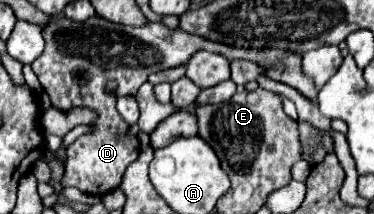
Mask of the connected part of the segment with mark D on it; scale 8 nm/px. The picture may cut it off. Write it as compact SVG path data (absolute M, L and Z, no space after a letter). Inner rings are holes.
M52 16L52 24L48 24L48 28L44 28L44 40L46 40L46 50L44 54L32 62L32 70L38 76L44 92L50 96L50 102L54 108L58 108L60 112L68 112L72 108L90 108L96 112L96 120L92 122L92 132L88 136L80 136L74 144L70 144L68 148L68 160L66 160L66 172L62 178L64 186L74 186L86 194L94 194L94 196L104 196L110 190L114 190L116 186L120 186L122 176L126 172L126 168L136 160L138 152L140 152L140 144L138 138L126 136L128 134L128 124L124 122L124 118L118 114L116 110L116 98L120 96L134 96L138 92L138 88L148 80L148 76L152 72L160 72L160 70L168 70L180 64L186 64L190 60L192 54L196 54L198 50L208 50L208 52L216 52L222 54L224 58L232 60L250 60L256 62L262 70L264 76L276 80L276 82L284 82L292 88L296 88L304 98L308 98L310 102L318 104L316 96L316 84L312 82L312 78L308 78L302 72L302 54L300 52L290 52L290 50L278 50L278 48L234 48L234 46L226 46L220 42L210 42L204 40L200 36L194 34L186 34L180 30L170 32L164 24L144 24L140 28L134 26L122 26L122 24L112 24L108 20L100 20L98 16L92 16L90 20L86 20L84 24L74 24L68 18L54 18ZM108 80L116 80L118 82L118 92L116 94L106 94L104 86Z

